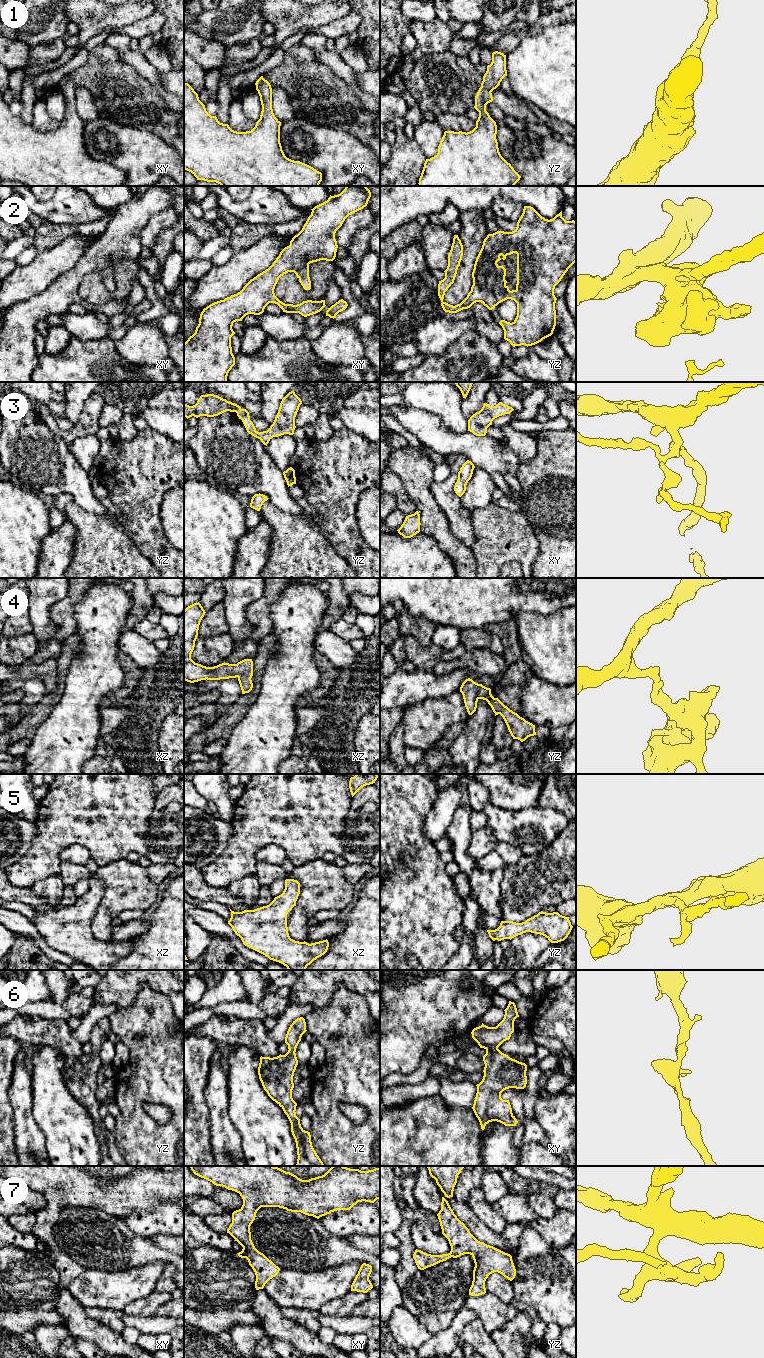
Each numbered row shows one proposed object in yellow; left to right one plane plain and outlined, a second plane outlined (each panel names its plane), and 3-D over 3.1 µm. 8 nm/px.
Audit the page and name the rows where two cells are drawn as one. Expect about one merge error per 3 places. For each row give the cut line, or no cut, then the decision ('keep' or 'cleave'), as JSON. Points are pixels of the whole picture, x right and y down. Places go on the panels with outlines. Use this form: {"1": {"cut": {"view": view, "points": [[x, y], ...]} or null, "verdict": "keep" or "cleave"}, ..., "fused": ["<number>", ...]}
{"1": {"cut": null, "verdict": "keep"}, "2": {"cut": null, "verdict": "keep"}, "3": {"cut": {"view": "xy", "points": [[486, 428], [472, 432]]}, "verdict": "cleave"}, "4": {"cut": null, "verdict": "keep"}, "5": {"cut": null, "verdict": "keep"}, "6": {"cut": null, "verdict": "keep"}, "7": {"cut": {"view": "yz", "points": [[448, 1253], [451, 1256]]}, "verdict": "cleave"}, "fused": ["3", "7"]}

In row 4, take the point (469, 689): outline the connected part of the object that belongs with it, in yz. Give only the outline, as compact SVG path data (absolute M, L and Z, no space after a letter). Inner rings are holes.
M468 678L462 683L460 692L463 695L465 707L469 715L476 711L478 700L483 699L491 706L495 716L500 714L503 717L513 739L523 742L528 737L536 735L535 725L510 710L498 698L494 698L490 688Z

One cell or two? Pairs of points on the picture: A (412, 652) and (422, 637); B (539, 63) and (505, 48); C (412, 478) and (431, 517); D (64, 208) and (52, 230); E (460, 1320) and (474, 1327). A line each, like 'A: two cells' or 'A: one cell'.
A: two cells
B: two cells
C: one cell
D: two cells
E: two cells

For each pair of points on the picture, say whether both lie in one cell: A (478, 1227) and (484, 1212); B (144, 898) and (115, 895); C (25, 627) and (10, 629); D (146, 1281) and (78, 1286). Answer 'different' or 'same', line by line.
A: different
B: same
C: same
D: same

